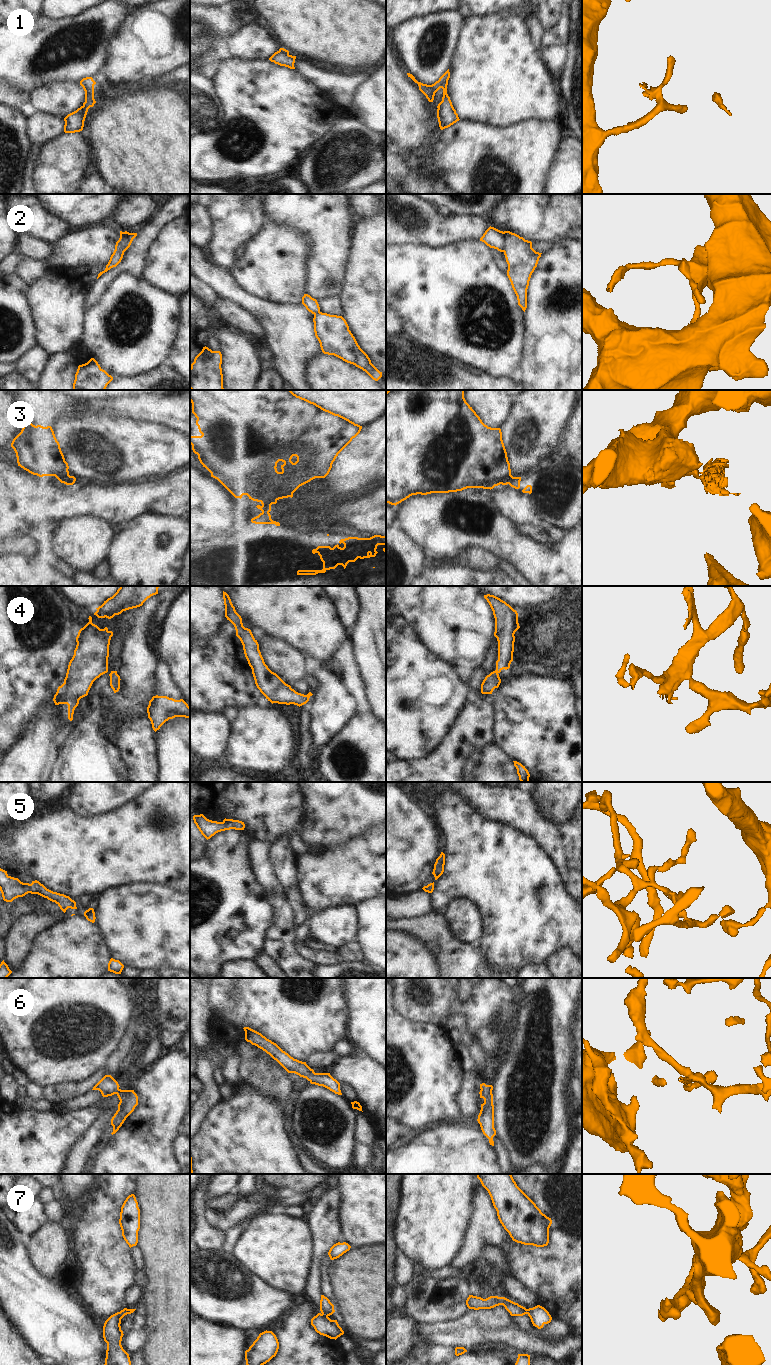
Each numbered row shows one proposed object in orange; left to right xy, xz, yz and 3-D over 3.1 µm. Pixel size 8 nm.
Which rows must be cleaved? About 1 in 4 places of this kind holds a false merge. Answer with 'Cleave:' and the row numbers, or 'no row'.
Cleave: 2, 3, 7

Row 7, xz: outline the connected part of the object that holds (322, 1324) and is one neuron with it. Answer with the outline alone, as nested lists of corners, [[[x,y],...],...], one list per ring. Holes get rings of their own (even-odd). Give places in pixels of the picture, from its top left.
[[[318,1313],[311,1319],[311,1325],[320,1335],[330,1339],[337,1339],[344,1334],[344,1331],[339,1326],[337,1320],[331,1320],[328,1316]]]

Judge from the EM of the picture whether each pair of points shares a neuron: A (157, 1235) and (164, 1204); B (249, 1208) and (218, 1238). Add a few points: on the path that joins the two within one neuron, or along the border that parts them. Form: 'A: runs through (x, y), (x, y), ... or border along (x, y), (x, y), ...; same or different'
A: runs through (164, 1227), (164, 1212); same
B: border along (204, 1219), (212, 1226), (224, 1232); different

